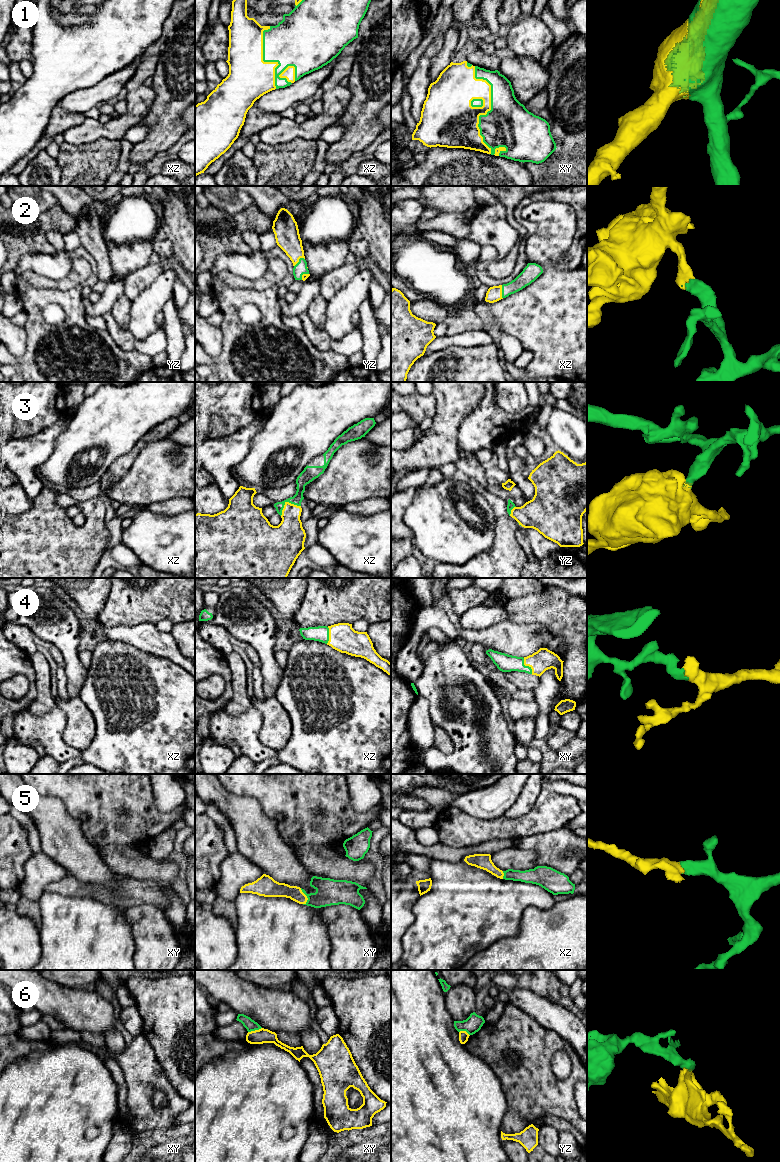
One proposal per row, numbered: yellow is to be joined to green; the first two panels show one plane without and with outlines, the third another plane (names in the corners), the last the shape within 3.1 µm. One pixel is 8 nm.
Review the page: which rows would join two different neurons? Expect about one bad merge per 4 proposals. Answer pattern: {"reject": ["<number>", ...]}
{"reject": ["6"]}

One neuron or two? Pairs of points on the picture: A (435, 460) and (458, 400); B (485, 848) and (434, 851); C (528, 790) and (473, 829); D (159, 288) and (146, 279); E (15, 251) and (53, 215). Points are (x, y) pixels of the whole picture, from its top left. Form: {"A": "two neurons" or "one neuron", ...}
{"A": "one neuron", "B": "one neuron", "C": "two neurons", "D": "two neurons", "E": "one neuron"}

